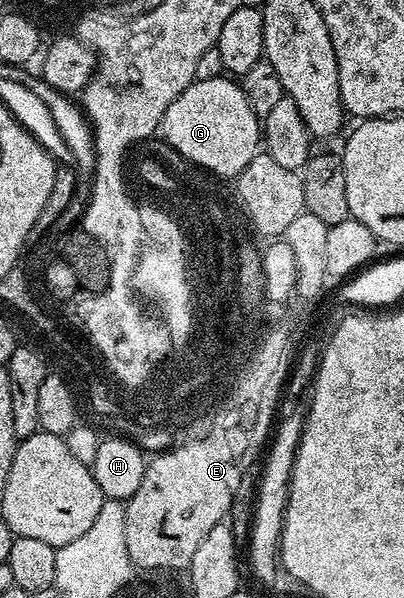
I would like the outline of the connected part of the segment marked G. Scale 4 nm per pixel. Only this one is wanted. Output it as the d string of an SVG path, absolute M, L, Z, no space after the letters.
M225 75L195 80L168 106L160 136L184 159L207 173L237 177L260 148L260 118L248 106L241 87Z

